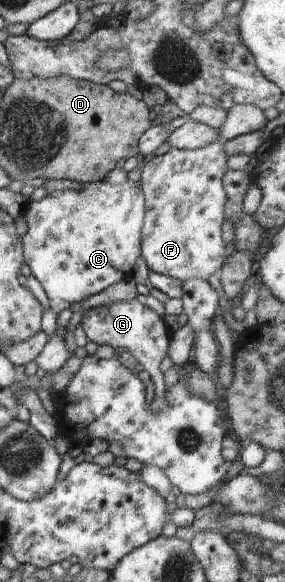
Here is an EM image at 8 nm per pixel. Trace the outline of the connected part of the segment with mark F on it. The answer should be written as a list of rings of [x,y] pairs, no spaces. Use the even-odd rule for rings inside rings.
[[[218,140],[217,142],[207,144],[197,150],[180,150],[172,148],[171,151],[168,151],[162,156],[153,156],[153,158],[150,161],[147,161],[146,165],[141,168],[141,178],[138,182],[142,187],[146,201],[141,247],[143,259],[145,259],[149,270],[153,270],[154,272],[164,276],[180,279],[182,283],[191,278],[201,278],[207,280],[210,275],[213,275],[213,273],[219,273],[221,266],[225,263],[225,258],[228,256],[228,253],[225,251],[225,245],[223,244],[223,237],[221,237],[221,225],[223,225],[224,222],[224,205],[226,202],[222,179],[228,170],[226,166],[227,159],[228,157],[222,148],[222,141]]]

